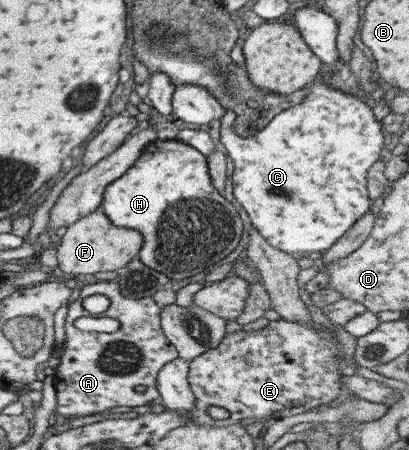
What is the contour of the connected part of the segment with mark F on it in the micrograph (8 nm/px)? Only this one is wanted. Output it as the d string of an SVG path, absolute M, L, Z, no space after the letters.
M100 208L90 214L80 217L76 222L67 227L55 247L56 265L64 273L66 278L80 280L86 274L93 275L97 272L108 272L126 267L139 253L142 246L142 235L134 229L122 229L114 227Z

